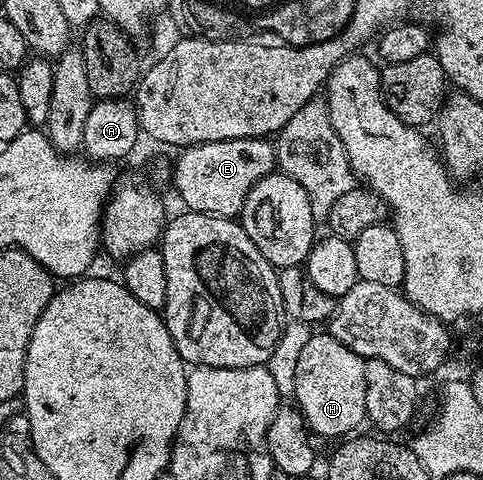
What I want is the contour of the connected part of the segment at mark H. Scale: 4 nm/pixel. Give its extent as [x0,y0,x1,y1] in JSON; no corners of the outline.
[293,333,367,440]

